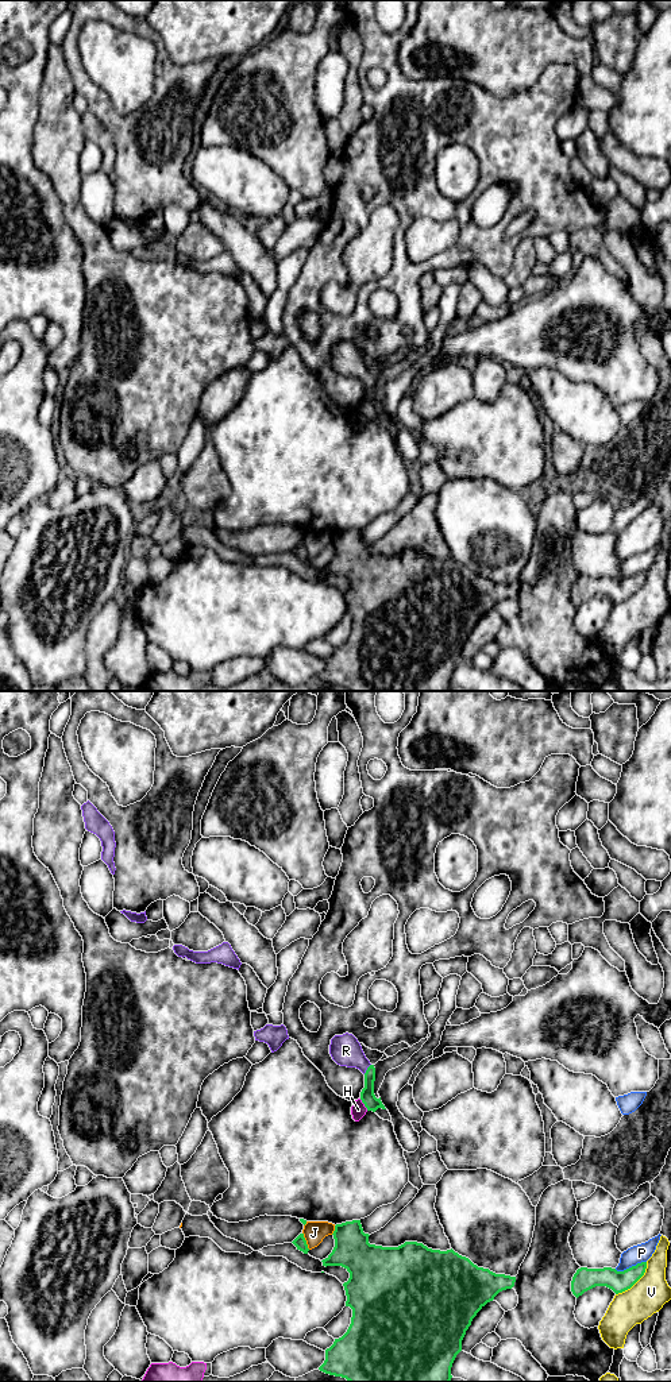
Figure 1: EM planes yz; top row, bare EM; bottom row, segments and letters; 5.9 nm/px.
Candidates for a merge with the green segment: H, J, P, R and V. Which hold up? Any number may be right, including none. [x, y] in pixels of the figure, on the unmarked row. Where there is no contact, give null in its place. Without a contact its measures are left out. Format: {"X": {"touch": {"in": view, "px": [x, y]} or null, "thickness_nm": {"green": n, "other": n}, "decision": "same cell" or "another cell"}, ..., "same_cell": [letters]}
{"H": {"touch": {"in": "yz", "px": [363, 412]}, "thickness_nm": {"green": 90, "other": 90}, "decision": "another cell"}, "J": {"touch": {"in": "yz", "px": [305, 549]}, "thickness_nm": {"green": 70, "other": 130}, "decision": "another cell"}, "P": {"touch": {"in": "yz", "px": [629, 576]}, "thickness_nm": {"green": 130, "other": 110}, "decision": "another cell"}, "R": {"touch": {"in": "yz", "px": [367, 378]}, "thickness_nm": {"green": 90, "other": 180}, "decision": "same cell"}, "V": {"touch": {"in": "yz", "px": [635, 591]}, "thickness_nm": {"green": 130, "other": 220}, "decision": "another cell"}, "same_cell": ["R"]}

